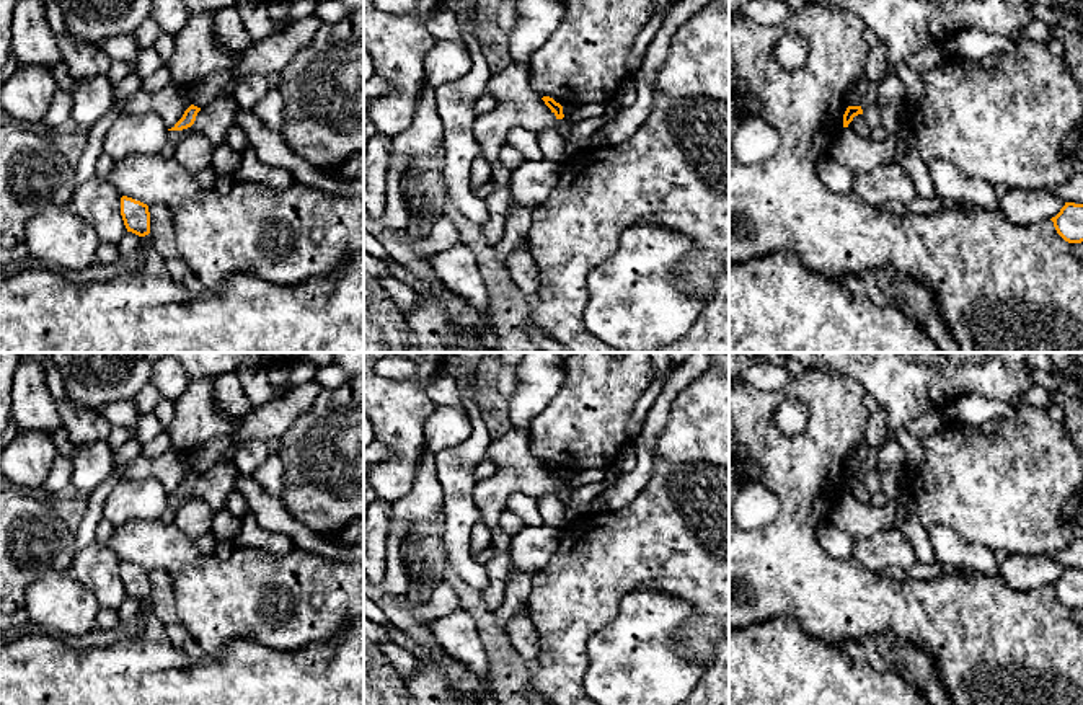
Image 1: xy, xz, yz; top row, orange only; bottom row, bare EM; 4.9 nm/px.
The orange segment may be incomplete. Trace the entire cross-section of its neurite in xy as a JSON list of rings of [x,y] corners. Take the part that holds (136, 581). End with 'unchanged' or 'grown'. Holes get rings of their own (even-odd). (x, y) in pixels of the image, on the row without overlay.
[[[121,563],[121,581],[127,597],[132,597],[139,602],[150,599],[150,578],[148,571],[135,566],[132,563]]]; unchanged

